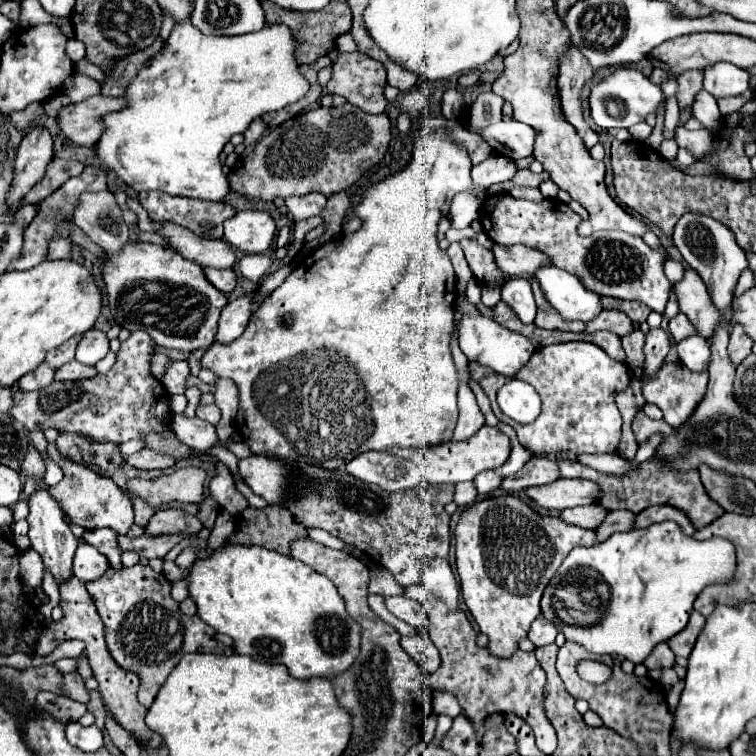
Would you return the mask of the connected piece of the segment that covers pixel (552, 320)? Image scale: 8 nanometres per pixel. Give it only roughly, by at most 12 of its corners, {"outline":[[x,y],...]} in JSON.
{"outline":[[533,280],[537,302],[535,326],[547,330],[583,332],[585,322],[561,318],[541,298],[539,282]]}

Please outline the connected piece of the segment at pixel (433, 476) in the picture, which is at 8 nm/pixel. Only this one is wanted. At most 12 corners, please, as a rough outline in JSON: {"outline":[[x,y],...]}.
{"outline":[[485,424],[463,442],[419,448],[425,484],[457,484],[501,466],[509,438]]}

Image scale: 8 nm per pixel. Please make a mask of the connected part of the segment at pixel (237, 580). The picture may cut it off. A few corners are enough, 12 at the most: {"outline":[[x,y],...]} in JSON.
{"outline":[[275,550],[191,566],[201,620],[237,654],[335,678],[361,626],[335,584]]}

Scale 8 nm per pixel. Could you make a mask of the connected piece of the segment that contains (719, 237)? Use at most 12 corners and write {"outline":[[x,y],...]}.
{"outline":[[685,214],[673,232],[683,260],[727,314],[749,268],[733,232]]}

